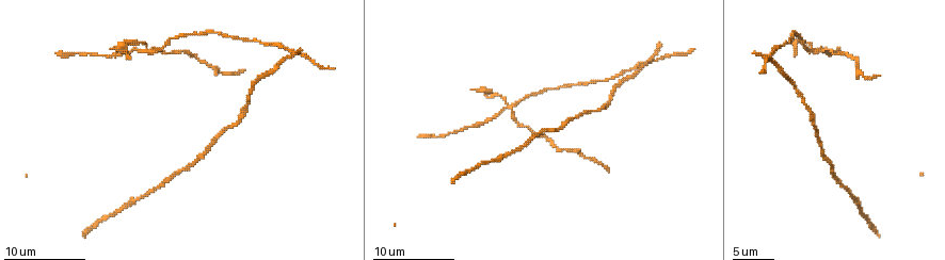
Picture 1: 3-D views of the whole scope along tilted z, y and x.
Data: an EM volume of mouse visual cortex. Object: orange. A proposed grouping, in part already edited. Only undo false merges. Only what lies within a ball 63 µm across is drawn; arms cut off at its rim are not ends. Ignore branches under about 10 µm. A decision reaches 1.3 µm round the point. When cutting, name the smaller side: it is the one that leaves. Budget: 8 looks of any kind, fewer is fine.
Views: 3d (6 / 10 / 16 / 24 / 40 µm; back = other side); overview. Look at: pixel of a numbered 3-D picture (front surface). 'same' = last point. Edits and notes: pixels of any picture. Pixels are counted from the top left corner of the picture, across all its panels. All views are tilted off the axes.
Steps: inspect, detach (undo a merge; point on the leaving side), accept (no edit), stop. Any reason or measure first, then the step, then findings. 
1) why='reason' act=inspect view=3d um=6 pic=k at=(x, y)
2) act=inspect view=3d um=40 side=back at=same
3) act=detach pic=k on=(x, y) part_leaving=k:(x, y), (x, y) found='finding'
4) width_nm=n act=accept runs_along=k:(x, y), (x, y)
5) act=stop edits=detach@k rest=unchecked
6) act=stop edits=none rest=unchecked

why='calibre changes' act=inspect view=3d um=6 pic=1 at=(555, 88)

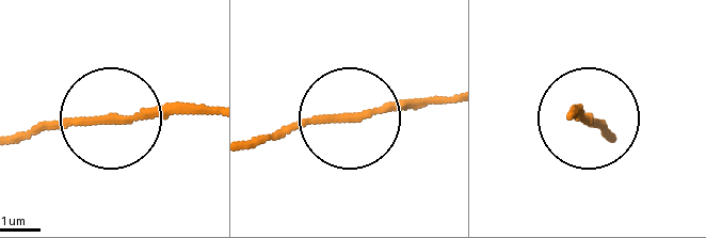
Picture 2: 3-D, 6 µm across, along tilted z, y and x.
width_nm=170 act=accept found='all the same neuron'

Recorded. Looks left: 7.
why='thin neck' act=inspect view=3d um=6 pic=1 at=(603, 79)

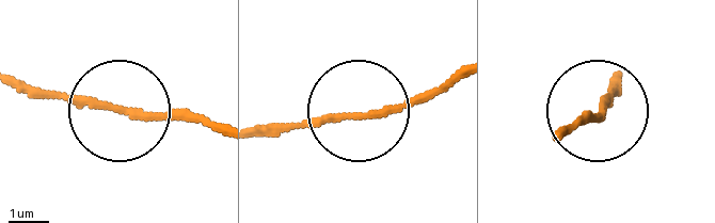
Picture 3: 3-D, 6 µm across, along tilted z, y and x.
act=accept runs_along=3:(455, 72), (351, 118), (263, 128) found='one neuron here'

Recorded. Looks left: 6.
why='sudden change in width' act=inspect view=3d um=16 pic=1 at=(601, 107)

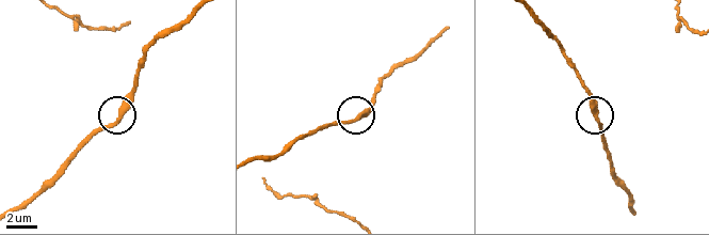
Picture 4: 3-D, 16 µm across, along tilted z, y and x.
act=accept runs_along=4:(558, 45), (589, 96), (592, 111), (601, 124), (605, 146) found='one neuron here'

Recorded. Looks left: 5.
why='looks like a crossing' act=inspect view=3d um=6 pic=1 at=(511, 113)

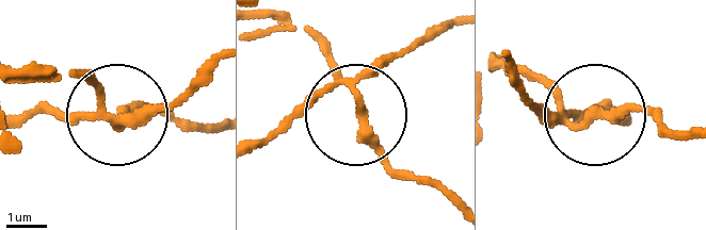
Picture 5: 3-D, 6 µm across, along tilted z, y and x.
arms=4 act=detach pic=5 on=(372, 132) part_leaving=5:(342, 81), (369, 140), (451, 191) found='two neurons meet here'

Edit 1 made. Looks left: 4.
act=stop edits=detach@5 rest=unchecked

